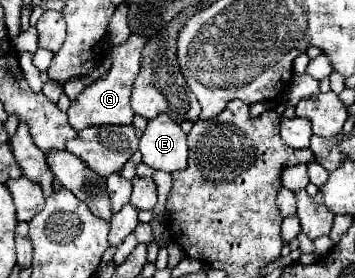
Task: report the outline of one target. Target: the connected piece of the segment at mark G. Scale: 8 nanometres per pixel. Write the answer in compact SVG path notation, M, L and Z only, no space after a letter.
M132 37L124 43L124 45L116 45L110 51L110 59L112 59L112 67L108 71L108 75L104 79L94 81L90 87L86 87L70 105L68 109L68 117L70 117L70 125L76 131L82 131L86 127L92 125L130 125L134 111L130 107L130 91L132 91L132 83L140 71L140 53L146 45L146 37Z

